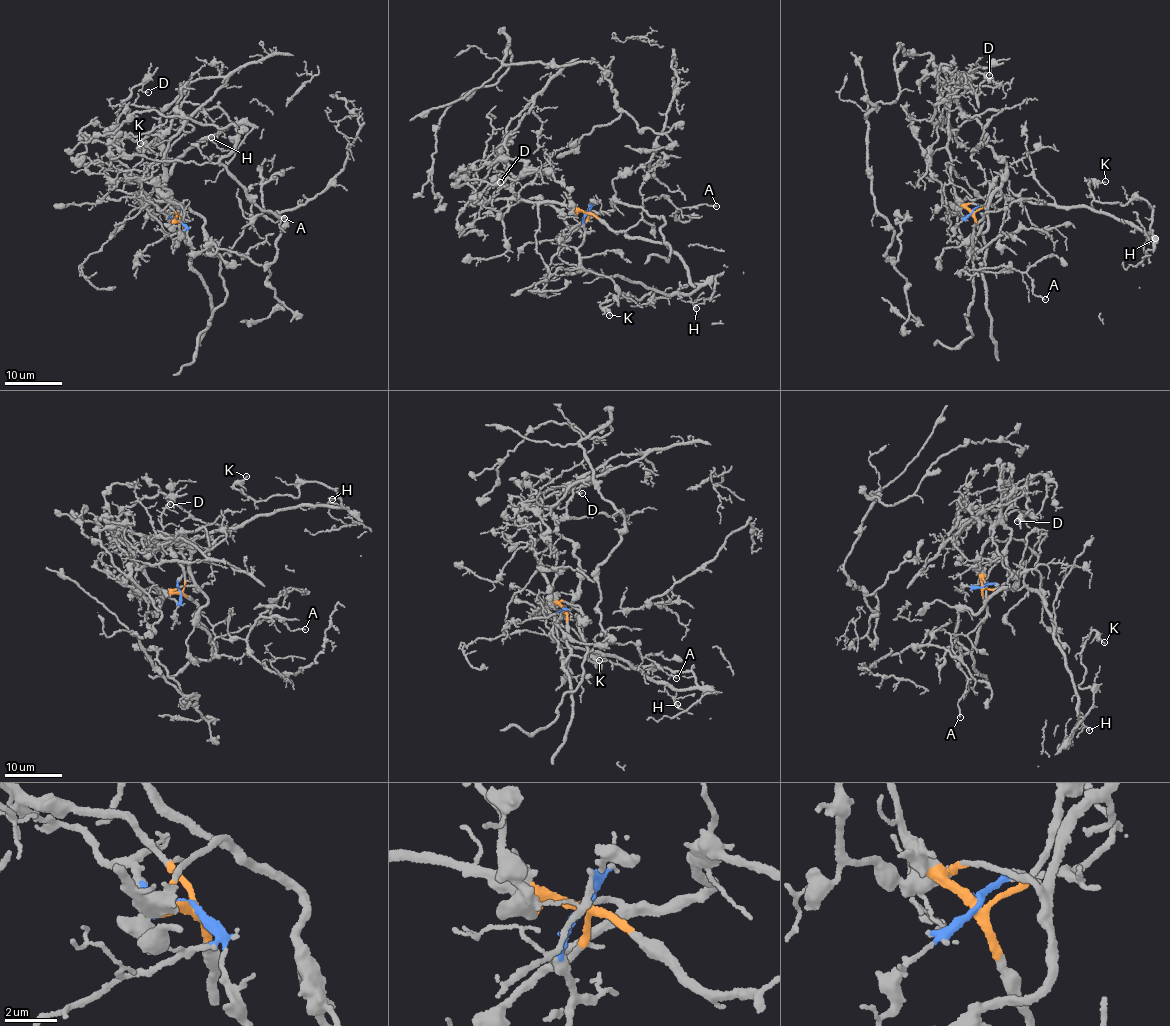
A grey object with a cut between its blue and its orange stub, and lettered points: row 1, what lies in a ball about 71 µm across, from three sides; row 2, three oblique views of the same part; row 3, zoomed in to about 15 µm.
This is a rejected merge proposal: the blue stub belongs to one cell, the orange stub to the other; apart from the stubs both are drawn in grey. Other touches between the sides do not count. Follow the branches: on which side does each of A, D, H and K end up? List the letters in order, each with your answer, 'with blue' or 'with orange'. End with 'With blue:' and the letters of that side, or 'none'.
A: with orange
D: with orange
H: with blue
K: with blue
With blue: H, K

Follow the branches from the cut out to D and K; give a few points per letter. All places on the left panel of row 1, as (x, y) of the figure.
D: (180, 220), (169, 218), (143, 190), (137, 176), (110, 152), (110, 127), (122, 104), (141, 84), (148, 92)
K: (180, 220), (142, 206), (227, 114), (188, 115), (192, 130), (160, 155), (140, 142)

